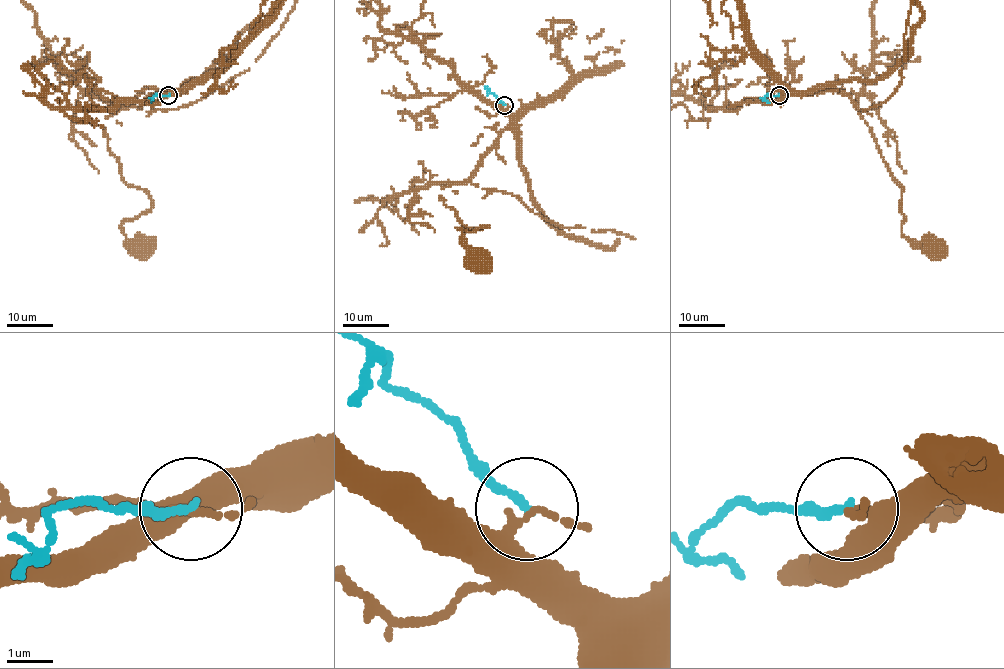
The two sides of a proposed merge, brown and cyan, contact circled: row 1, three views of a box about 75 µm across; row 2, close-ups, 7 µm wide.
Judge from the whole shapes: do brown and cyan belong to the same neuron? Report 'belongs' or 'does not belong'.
does not belong

